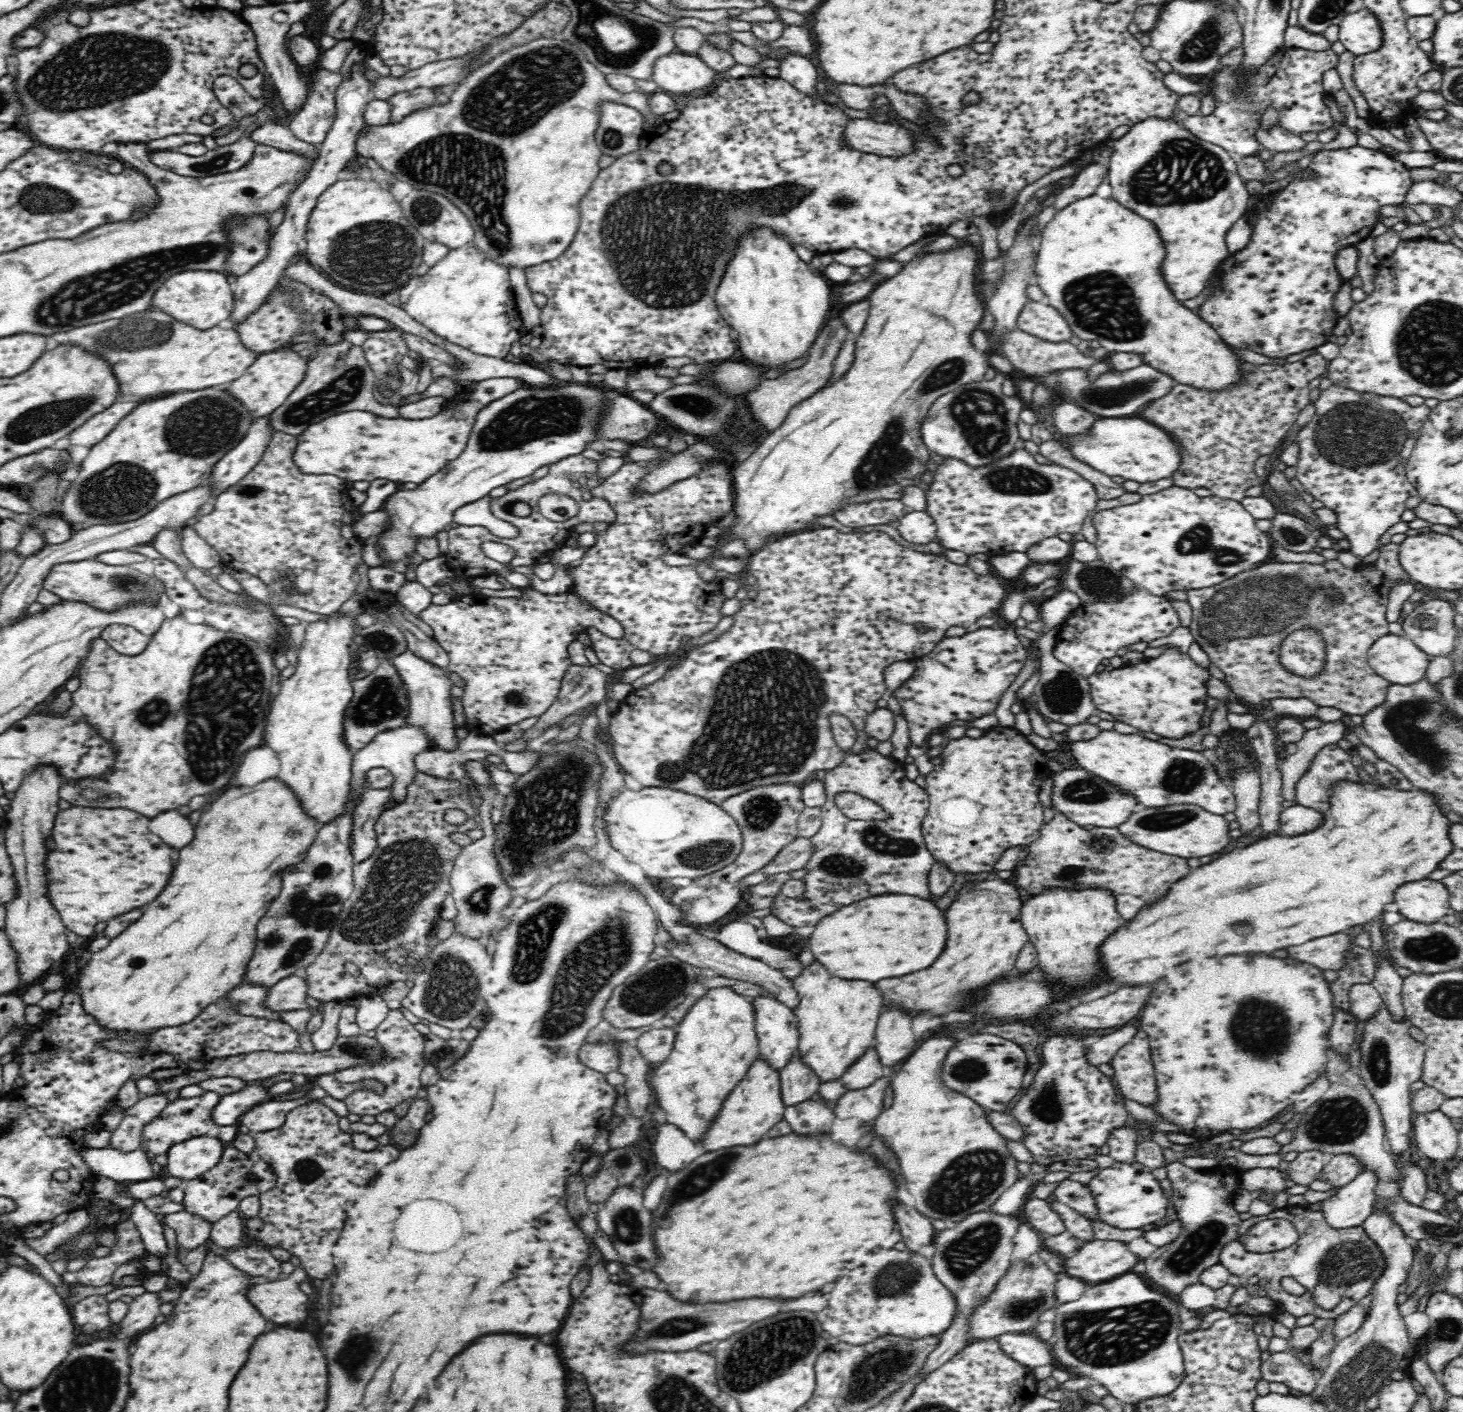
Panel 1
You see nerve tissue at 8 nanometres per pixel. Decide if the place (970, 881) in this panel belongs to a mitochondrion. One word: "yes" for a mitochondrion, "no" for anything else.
no

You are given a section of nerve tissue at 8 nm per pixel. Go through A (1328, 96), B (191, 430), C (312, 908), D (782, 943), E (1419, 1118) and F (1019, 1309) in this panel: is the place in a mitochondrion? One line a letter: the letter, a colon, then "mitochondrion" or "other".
A: other
B: mitochondrion
C: mitochondrion
D: other
E: other
F: mitochondrion

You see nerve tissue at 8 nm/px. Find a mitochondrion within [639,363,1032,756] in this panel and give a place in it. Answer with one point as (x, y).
(980, 415)

